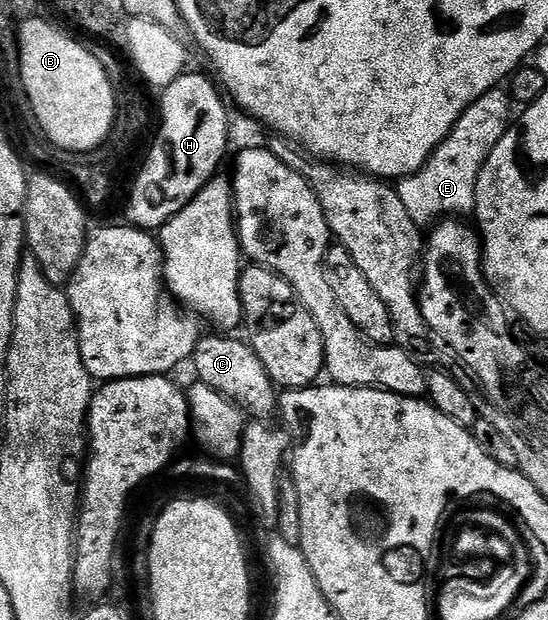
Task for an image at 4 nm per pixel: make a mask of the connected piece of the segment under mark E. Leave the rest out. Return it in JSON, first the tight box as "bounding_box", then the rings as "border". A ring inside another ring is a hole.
{"bounding_box":[396,87,511,227],"border":[[[498,87],[483,94],[463,111],[447,139],[443,139],[427,163],[410,177],[402,177],[396,182],[399,199],[403,199],[403,207],[407,207],[407,215],[411,215],[416,225],[433,227],[442,219],[468,218],[468,213],[470,216],[476,210],[475,187],[479,183],[479,171],[483,171],[483,163],[487,163],[495,143],[499,143],[511,127],[509,105],[511,98],[504,88]]]}

